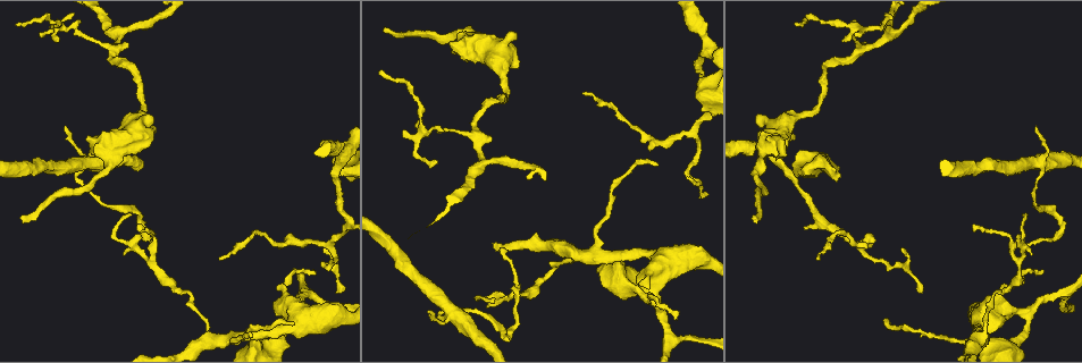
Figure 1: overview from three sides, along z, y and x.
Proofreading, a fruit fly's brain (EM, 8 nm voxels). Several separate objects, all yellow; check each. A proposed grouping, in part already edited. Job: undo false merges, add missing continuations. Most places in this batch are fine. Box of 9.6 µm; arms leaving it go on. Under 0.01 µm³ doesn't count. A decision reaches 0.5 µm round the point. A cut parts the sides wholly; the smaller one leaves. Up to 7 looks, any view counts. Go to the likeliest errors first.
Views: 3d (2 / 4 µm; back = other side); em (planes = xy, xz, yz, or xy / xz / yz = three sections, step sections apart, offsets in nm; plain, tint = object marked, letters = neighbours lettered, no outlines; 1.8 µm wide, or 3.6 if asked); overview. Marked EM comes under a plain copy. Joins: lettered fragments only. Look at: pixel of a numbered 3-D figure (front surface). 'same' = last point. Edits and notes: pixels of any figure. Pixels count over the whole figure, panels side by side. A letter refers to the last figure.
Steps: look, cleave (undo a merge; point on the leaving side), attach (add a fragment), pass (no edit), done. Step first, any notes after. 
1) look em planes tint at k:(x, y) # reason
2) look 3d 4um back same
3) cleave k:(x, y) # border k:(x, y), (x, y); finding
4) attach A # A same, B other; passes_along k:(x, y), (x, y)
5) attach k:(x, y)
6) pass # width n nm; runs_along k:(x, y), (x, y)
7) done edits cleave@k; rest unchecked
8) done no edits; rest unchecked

look em xy step 4 tint at 1:(510, 295) # thin neck

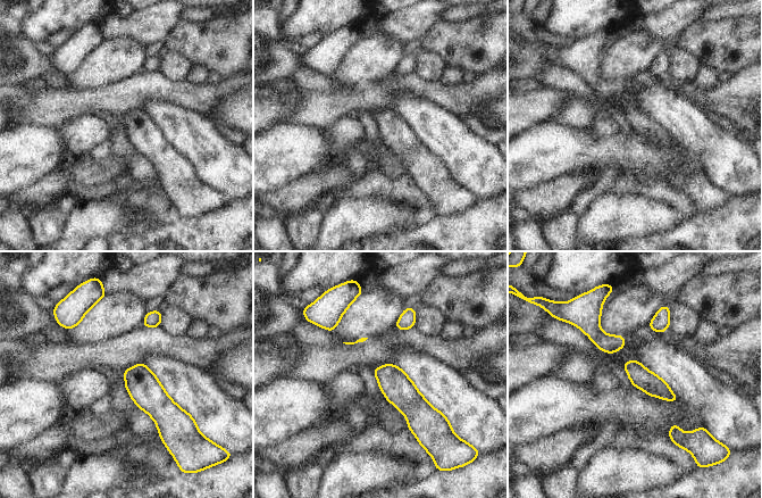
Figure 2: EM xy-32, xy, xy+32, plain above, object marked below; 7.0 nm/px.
look em planes letters same # cut it another way

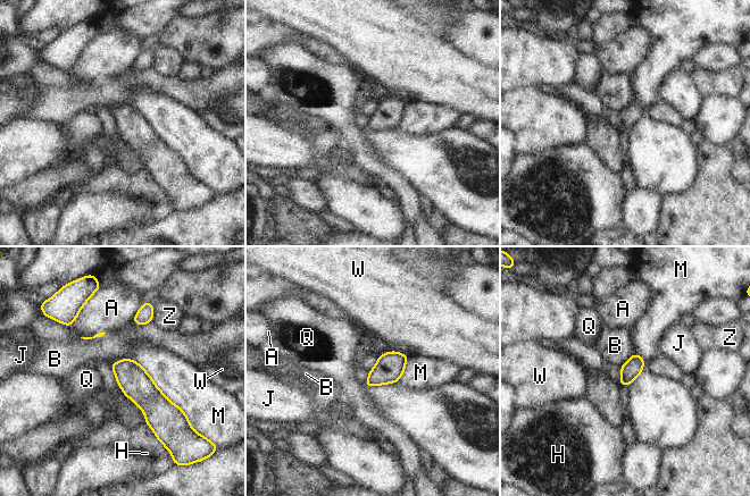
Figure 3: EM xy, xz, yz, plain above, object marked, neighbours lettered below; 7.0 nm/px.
pass # A other, B other, H other, J other, M other, Q other, W other, Z other; border 3:(151, 320), (146, 324), (132, 322); continuous, no second neuron

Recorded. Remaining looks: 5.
look 3d 4um at 1:(21, 218)

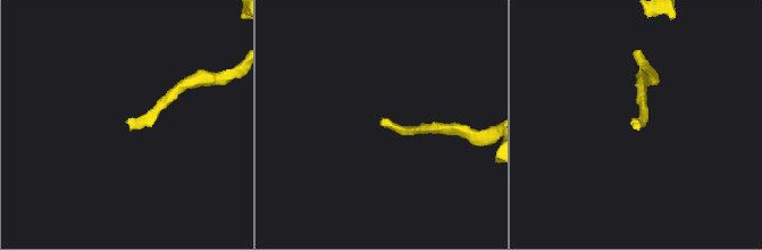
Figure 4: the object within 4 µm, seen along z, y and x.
look em planes letters at 4:(381, 125) # shape alone is not enough

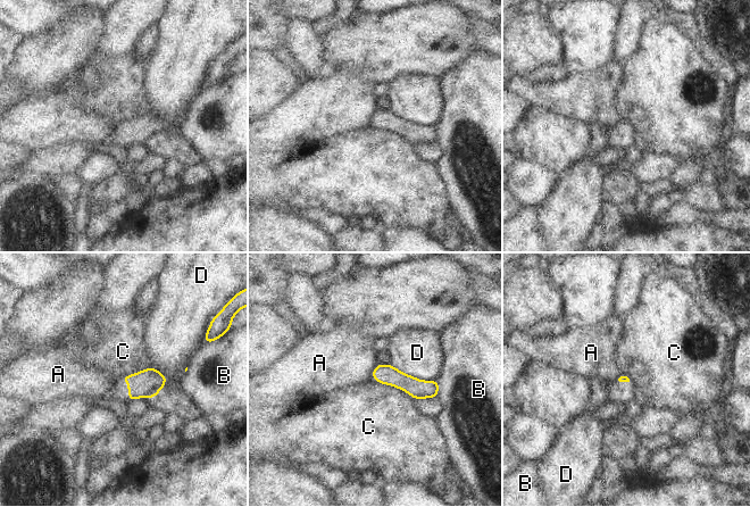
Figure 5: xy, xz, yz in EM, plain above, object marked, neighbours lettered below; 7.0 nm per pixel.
pass # A other, B other, C other, D other; border 5:(150, 367), (124, 376); no lettered fragment goes on from it

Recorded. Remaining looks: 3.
look 3d 4um at 1:(117, 36) # three arms meet

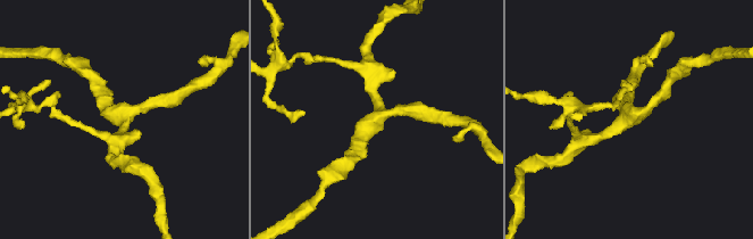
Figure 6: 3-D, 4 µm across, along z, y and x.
look em xy step 4 tint at 6:(379, 114) # arms 3; arm_widths 190, 220, 240 nm; now the EM

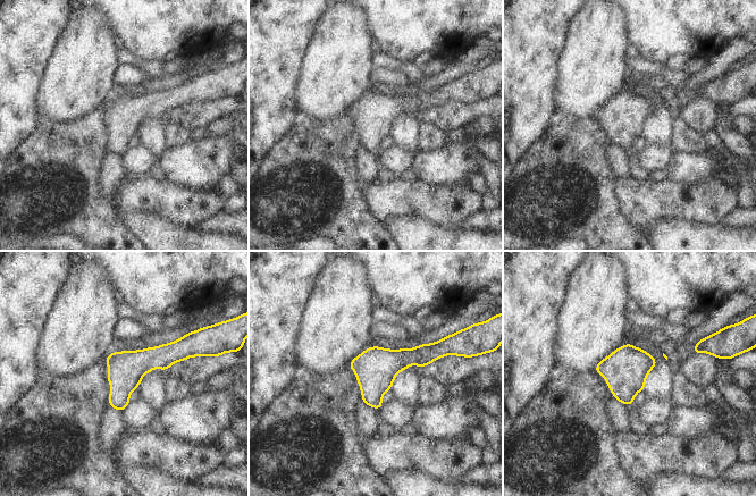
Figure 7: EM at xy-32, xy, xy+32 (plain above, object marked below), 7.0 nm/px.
look em xy step 4 letters same # see the neighbours

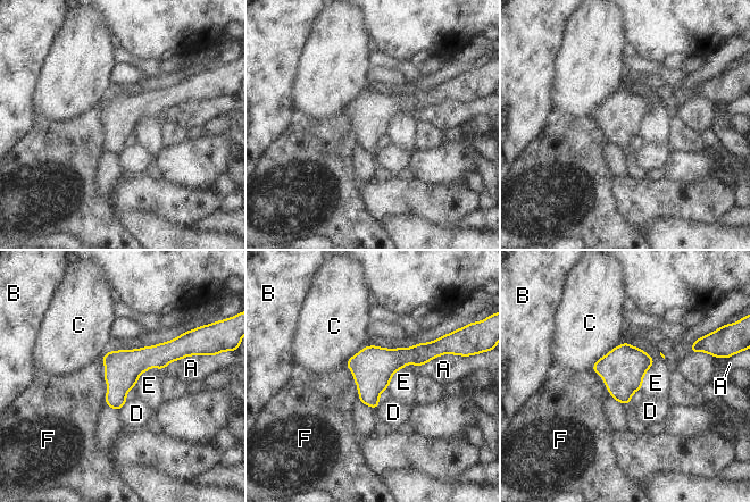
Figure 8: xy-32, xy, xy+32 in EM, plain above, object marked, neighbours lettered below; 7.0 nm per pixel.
pass # A other, B other, C other, D other, E other, F other; border 8:(101, 358), (107, 386), (107, 404); one neuron here

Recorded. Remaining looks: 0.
done no edits; rest unchecked

